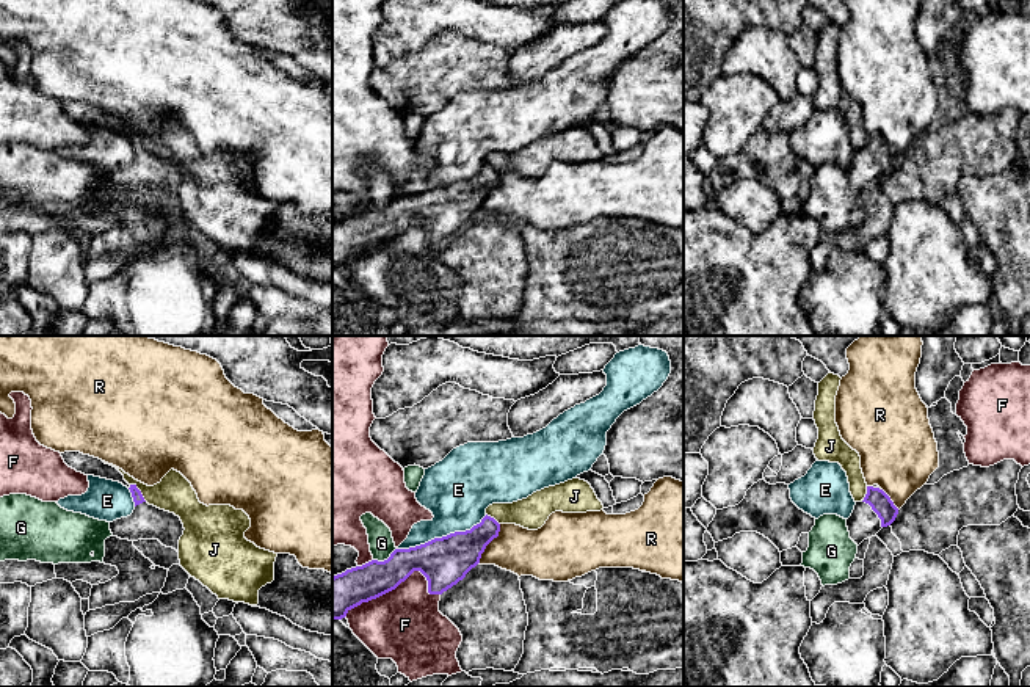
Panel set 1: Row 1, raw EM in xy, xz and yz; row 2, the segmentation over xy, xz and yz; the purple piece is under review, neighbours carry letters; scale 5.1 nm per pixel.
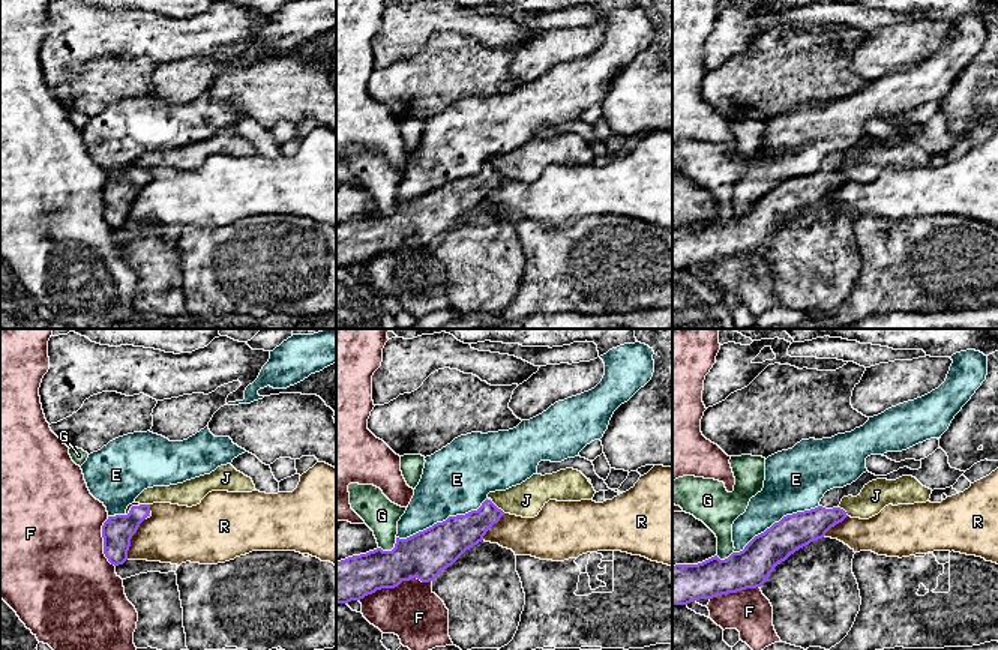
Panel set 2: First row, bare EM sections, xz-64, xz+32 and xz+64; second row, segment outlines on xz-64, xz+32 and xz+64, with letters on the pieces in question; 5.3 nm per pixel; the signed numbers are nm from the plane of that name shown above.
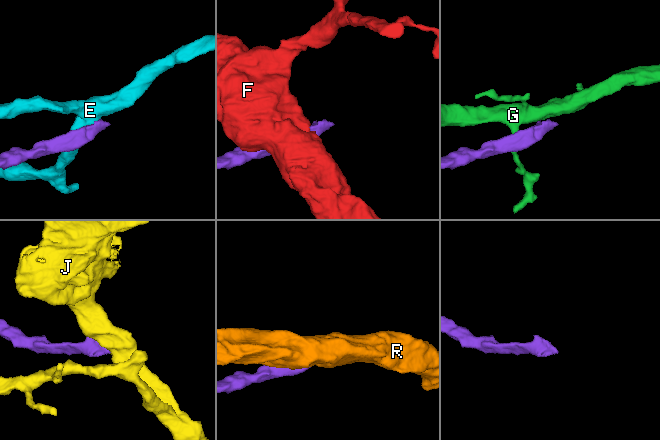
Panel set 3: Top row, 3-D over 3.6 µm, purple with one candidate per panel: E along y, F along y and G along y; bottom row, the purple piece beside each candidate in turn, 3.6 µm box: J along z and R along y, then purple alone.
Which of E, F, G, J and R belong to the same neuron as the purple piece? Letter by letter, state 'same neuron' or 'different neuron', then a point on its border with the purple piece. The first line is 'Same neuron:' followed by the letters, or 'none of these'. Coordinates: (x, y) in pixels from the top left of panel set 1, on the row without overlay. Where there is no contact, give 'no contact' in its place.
Same neuron: none of these
E: different neuron; meets purple in xz at (442, 185)
F: different neuron; meets purple in xz at (397, 234)
G: different neuron; meets purple in xz at (384, 209)
J: different neuron; meets purple in xy at (140, 140)
R: different neuron; meets purple in xz at (488, 192)

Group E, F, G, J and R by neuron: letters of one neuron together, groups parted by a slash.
E / F / G / J / R

